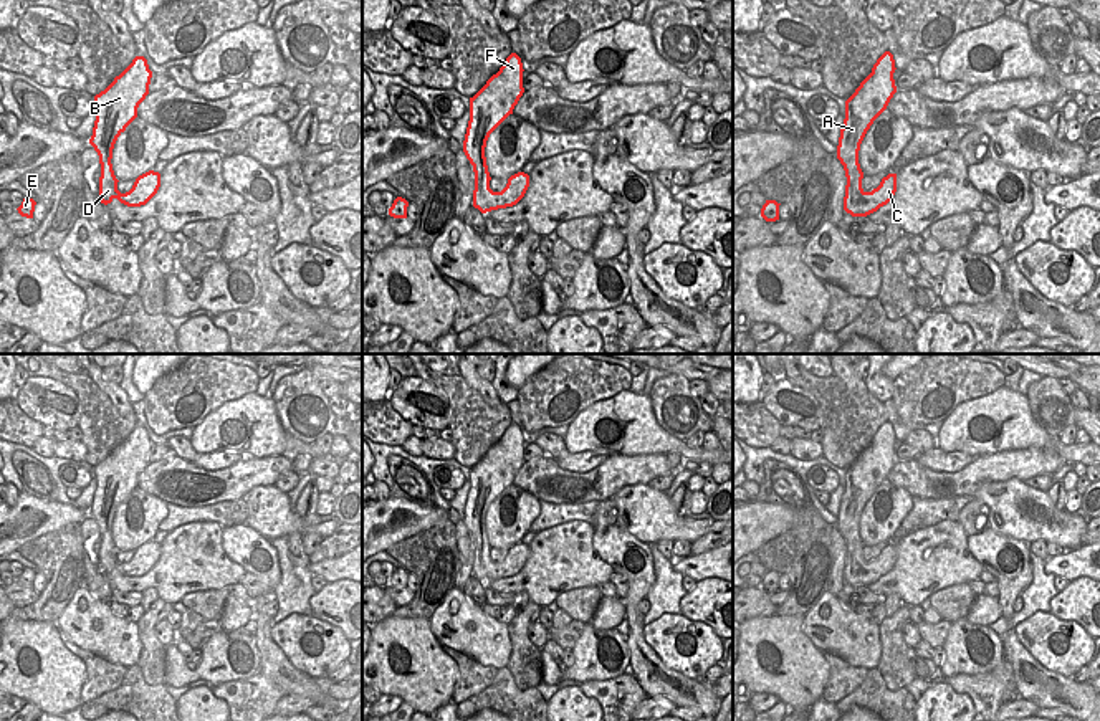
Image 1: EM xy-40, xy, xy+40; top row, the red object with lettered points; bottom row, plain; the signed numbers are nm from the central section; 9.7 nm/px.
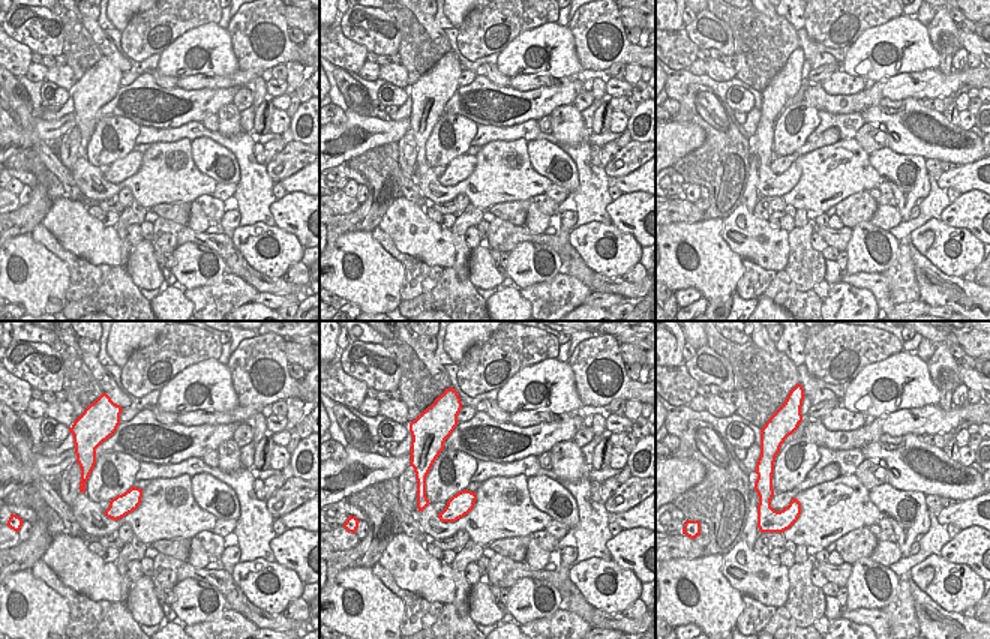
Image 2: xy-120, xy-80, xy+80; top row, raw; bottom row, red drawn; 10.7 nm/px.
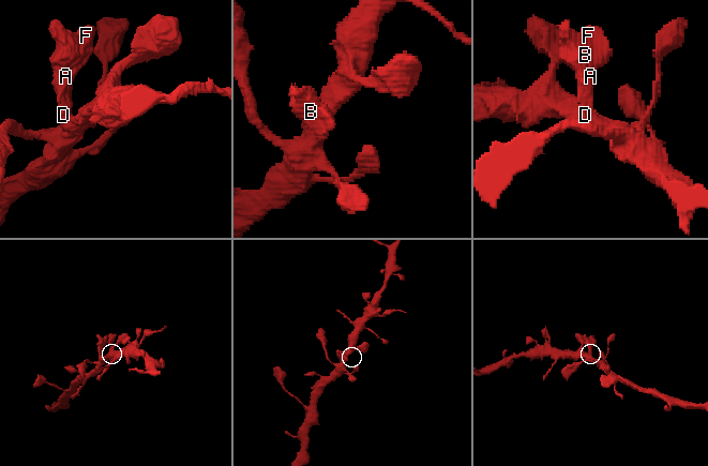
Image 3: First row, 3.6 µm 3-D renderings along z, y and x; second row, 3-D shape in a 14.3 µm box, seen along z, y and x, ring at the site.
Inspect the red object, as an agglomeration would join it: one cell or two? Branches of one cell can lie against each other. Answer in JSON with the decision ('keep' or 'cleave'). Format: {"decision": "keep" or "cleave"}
{"decision": "keep"}

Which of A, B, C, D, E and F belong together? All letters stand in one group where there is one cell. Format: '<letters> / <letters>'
A B C D E F

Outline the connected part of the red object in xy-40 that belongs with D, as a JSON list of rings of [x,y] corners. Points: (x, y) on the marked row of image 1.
[[[136,56],[104,91],[94,96],[96,121],[89,144],[99,155],[99,202],[104,205],[117,198],[127,207],[141,207],[146,205],[160,187],[160,174],[149,170],[136,179],[129,192],[121,193],[117,190],[119,180],[111,164],[117,137],[137,117],[137,107],[149,94],[151,78],[152,71],[149,69],[147,60]]]

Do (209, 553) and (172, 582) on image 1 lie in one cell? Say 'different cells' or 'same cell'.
same cell

